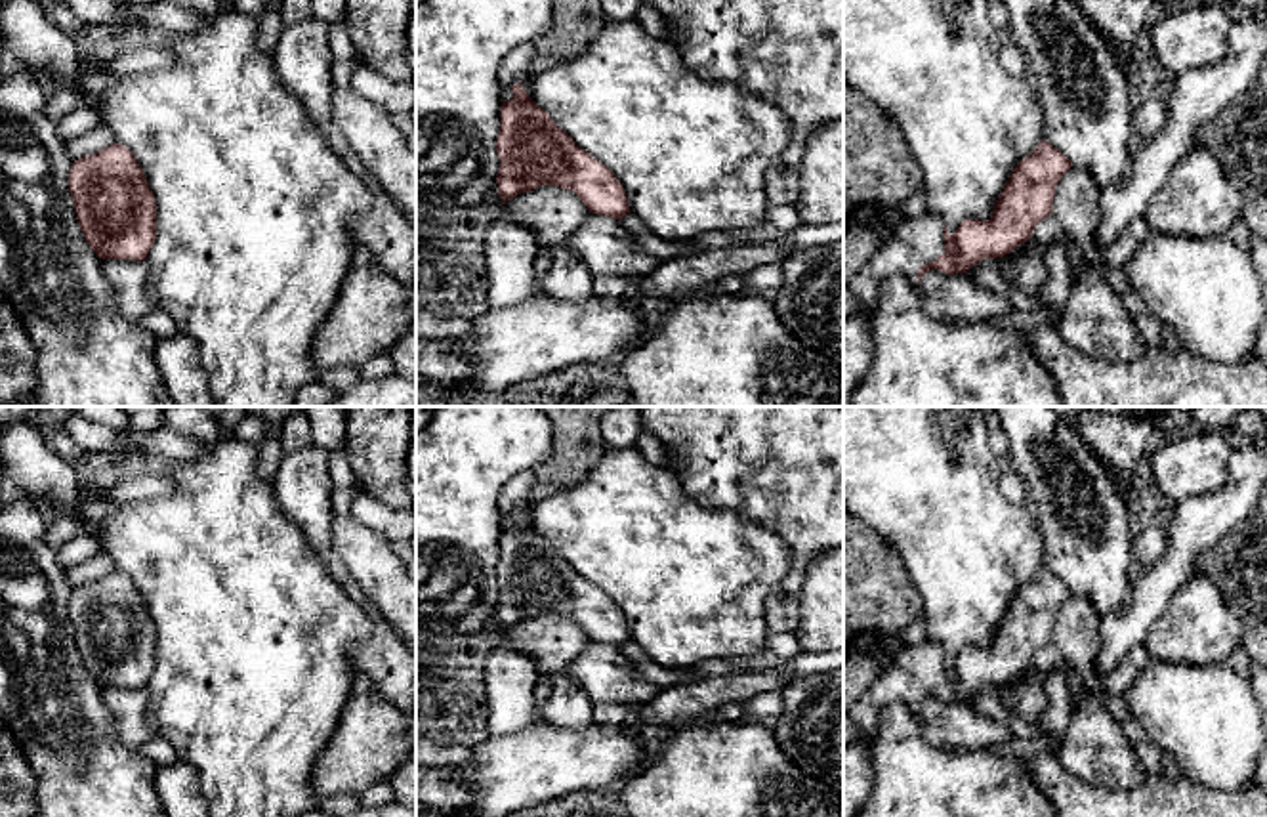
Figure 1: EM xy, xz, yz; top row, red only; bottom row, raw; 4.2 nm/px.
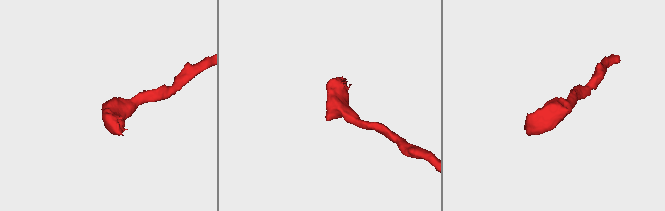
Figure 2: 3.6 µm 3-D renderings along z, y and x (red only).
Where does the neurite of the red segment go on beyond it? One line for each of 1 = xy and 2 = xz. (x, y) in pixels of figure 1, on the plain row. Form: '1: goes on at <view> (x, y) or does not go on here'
1: does not go on here
2: does not go on here

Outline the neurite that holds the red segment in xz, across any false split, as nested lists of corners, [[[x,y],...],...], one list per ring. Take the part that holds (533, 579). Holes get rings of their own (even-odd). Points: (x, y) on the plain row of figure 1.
[[[523,512],[509,515],[513,525],[500,533],[496,603],[502,632],[542,613],[572,618],[592,641],[622,647],[630,632],[616,603],[574,571],[538,534]]]

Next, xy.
[[[113,571],[71,592],[69,620],[101,687],[145,689],[156,666],[156,626],[134,580]]]

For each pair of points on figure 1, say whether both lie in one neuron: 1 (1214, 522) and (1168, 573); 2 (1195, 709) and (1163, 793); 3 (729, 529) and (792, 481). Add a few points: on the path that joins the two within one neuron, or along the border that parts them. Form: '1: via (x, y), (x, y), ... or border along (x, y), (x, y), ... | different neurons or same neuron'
1: via (1201, 535), (1180, 560) | same neuron
2: border along (1182, 774), (1224, 791) | different neurons
3: border along (701, 504), (733, 510), (783, 541) | different neurons

